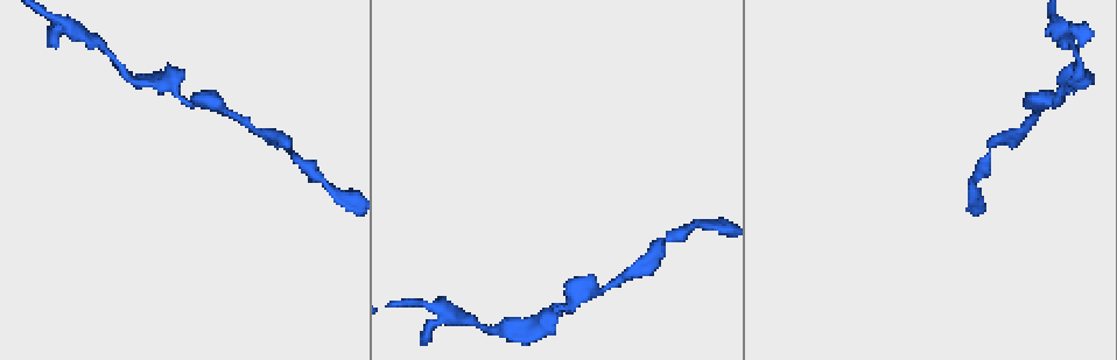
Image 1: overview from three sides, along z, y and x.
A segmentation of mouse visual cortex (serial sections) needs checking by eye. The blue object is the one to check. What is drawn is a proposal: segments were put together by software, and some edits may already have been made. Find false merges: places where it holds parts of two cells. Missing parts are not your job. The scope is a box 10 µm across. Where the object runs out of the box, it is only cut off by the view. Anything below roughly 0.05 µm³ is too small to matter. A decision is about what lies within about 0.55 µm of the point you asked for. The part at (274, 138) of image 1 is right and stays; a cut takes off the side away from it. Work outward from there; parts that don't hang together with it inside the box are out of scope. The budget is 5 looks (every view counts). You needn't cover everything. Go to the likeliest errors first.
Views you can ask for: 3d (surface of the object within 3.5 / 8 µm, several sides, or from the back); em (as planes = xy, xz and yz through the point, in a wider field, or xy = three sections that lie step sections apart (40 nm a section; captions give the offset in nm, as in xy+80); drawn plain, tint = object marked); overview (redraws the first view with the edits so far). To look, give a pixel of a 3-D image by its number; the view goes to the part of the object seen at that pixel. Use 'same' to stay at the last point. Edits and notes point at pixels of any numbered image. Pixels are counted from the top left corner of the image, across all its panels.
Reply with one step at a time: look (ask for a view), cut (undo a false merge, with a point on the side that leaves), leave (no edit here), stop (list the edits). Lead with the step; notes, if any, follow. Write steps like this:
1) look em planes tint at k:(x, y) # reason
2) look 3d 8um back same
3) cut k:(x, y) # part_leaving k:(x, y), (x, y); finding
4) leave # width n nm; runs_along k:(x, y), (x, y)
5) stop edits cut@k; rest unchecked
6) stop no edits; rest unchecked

look 3d 3.5um at 1:(558, 305) # a narrow waist

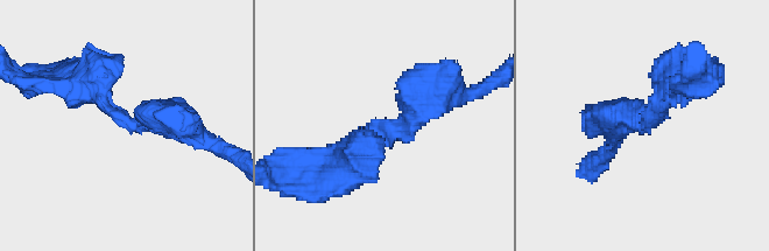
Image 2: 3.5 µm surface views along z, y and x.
look em planes tint at 2:(650, 124) # arm_widths 300, 450 nm; shape alone is not enough

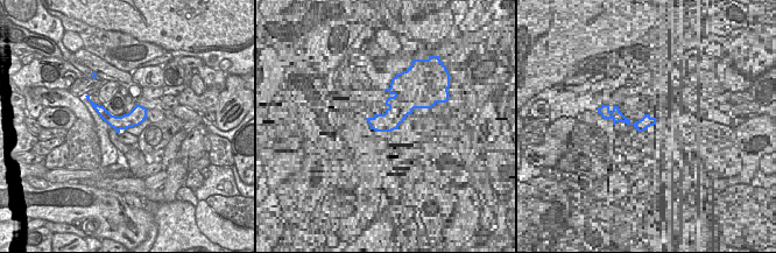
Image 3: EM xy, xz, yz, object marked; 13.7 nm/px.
leave # runs_along 2:(446, 91), (339, 169); continuous, no second cell

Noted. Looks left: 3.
look 3d 8um at 1:(132, 77) # calibre changes

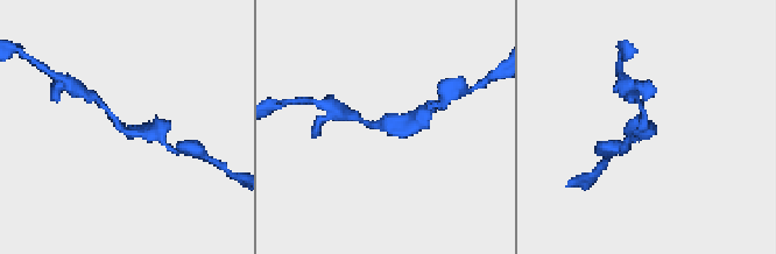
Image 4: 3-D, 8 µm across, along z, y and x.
look 3d 3.5um same

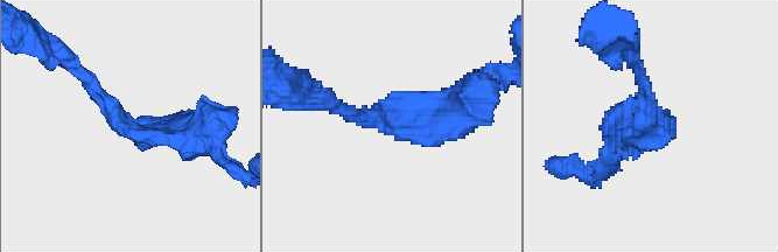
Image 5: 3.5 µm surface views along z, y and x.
look em planes tint at 5:(128, 123) # arm_widths 200, 400 nm

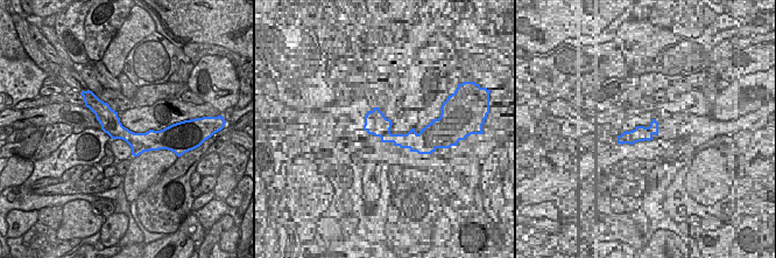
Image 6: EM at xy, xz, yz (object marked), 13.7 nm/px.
leave # runs_along 6:(94, 107), (131, 138), (161, 133); continuous, no second cell

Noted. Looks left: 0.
stop no edits; rest unchecked

